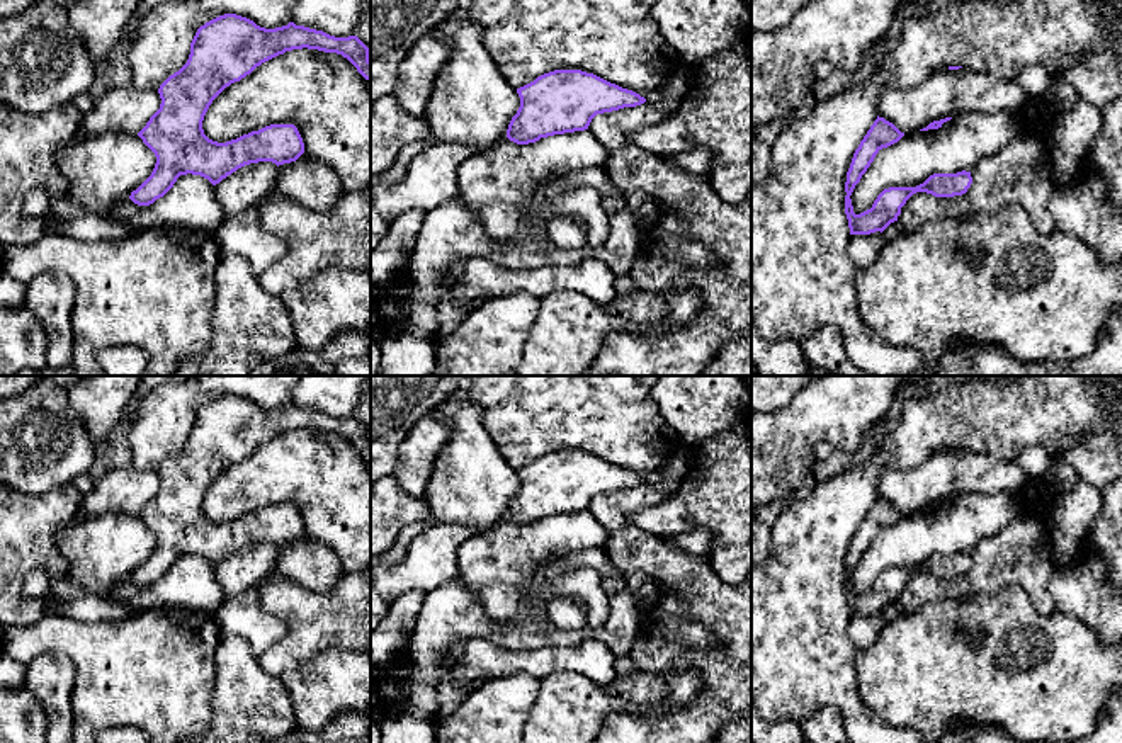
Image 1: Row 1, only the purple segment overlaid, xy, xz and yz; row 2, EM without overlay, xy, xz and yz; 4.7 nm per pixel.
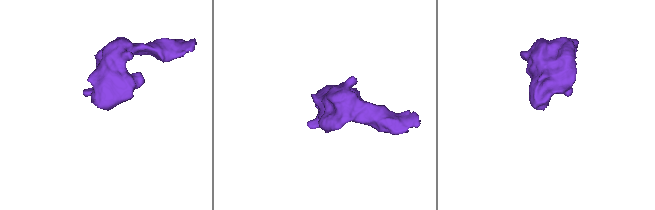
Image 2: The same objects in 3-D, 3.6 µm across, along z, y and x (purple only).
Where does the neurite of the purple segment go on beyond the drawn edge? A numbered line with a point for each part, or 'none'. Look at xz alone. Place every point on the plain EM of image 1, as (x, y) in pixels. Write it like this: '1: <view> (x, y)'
none

